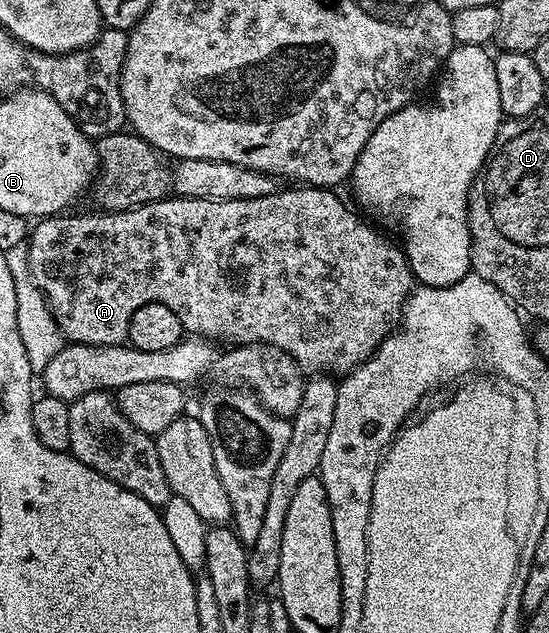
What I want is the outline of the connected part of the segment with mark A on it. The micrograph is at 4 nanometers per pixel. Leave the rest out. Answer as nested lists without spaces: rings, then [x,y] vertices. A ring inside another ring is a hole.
[[[310,185],[294,187],[296,188],[293,191],[280,190],[269,197],[251,197],[245,201],[197,201],[168,197],[128,211],[99,211],[94,213],[95,215],[71,215],[75,213],[53,215],[38,220],[30,228],[27,264],[33,281],[47,298],[49,309],[64,340],[87,343],[91,347],[118,347],[126,344],[129,321],[133,321],[133,313],[137,313],[141,305],[160,303],[169,305],[169,309],[174,311],[186,313],[189,316],[190,326],[192,323],[195,327],[215,327],[214,338],[224,339],[227,345],[276,347],[289,353],[289,357],[293,357],[293,361],[297,361],[297,365],[305,373],[310,373],[312,376],[342,377],[363,364],[399,326],[399,320],[403,317],[403,304],[413,291],[413,276],[402,250],[396,244],[394,247],[387,240],[379,239],[377,232],[347,211],[346,205],[335,196],[334,190]]]

